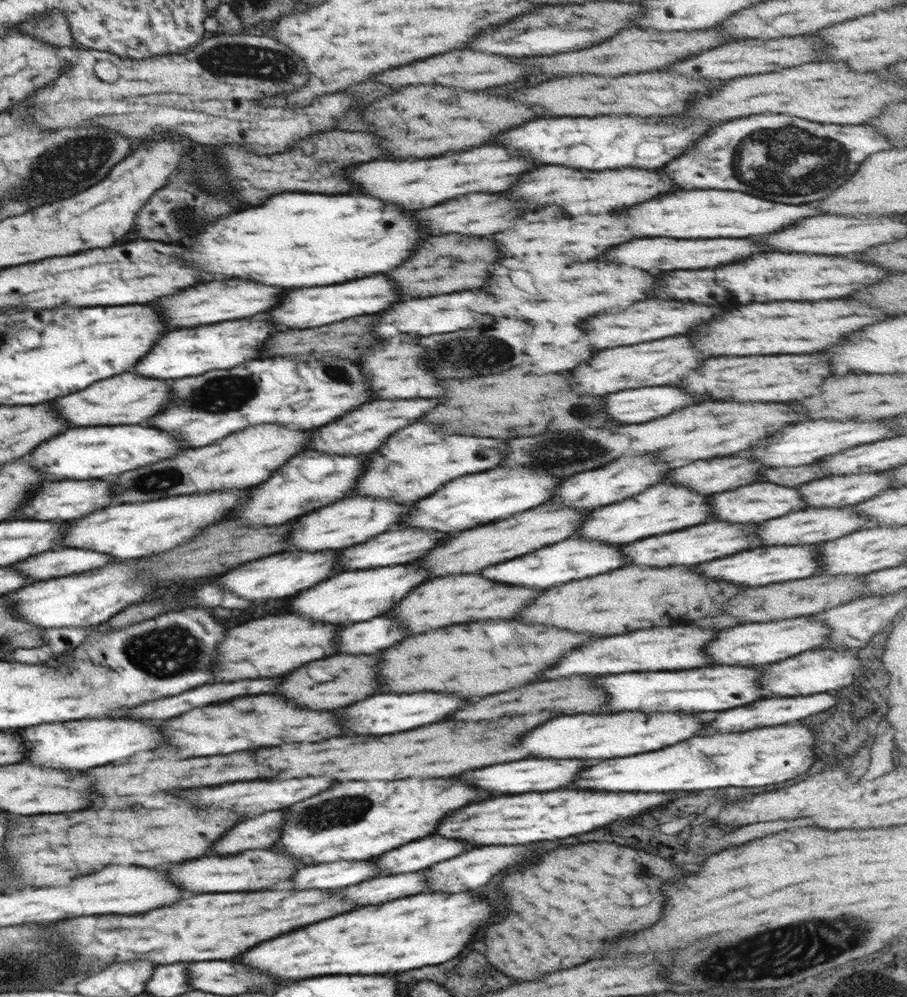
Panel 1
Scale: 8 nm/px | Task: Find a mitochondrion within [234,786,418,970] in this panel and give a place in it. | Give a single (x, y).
(342, 810)

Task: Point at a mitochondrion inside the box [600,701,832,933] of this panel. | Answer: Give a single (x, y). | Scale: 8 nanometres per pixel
(644, 871)

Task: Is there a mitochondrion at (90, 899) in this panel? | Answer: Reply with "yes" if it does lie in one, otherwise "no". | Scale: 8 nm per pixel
no

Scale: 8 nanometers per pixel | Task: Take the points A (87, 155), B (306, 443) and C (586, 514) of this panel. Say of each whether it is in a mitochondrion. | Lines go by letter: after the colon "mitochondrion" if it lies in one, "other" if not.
A: mitochondrion
B: other
C: other

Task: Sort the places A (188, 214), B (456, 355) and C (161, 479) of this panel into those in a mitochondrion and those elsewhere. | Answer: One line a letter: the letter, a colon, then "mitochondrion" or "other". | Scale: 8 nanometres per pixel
A: mitochondrion
B: mitochondrion
C: mitochondrion

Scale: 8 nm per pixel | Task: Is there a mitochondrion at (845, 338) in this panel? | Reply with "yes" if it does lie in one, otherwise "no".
no

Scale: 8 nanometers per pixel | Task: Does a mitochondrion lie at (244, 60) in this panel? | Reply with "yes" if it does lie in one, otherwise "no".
yes

